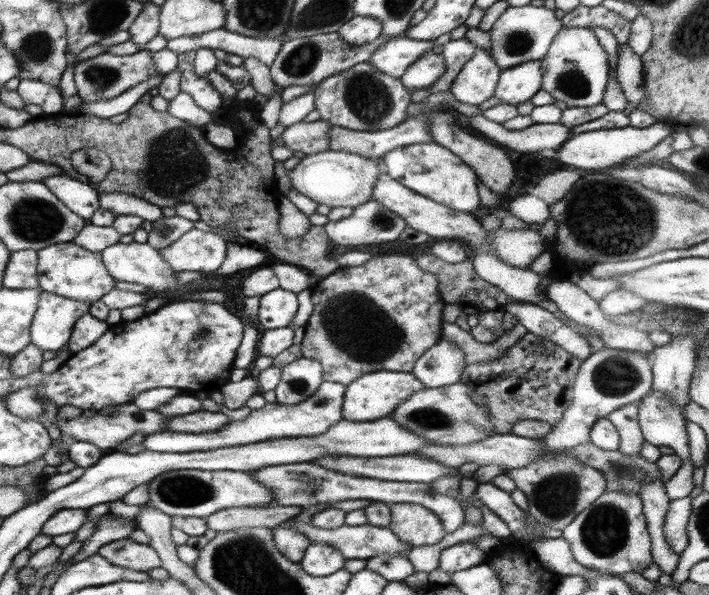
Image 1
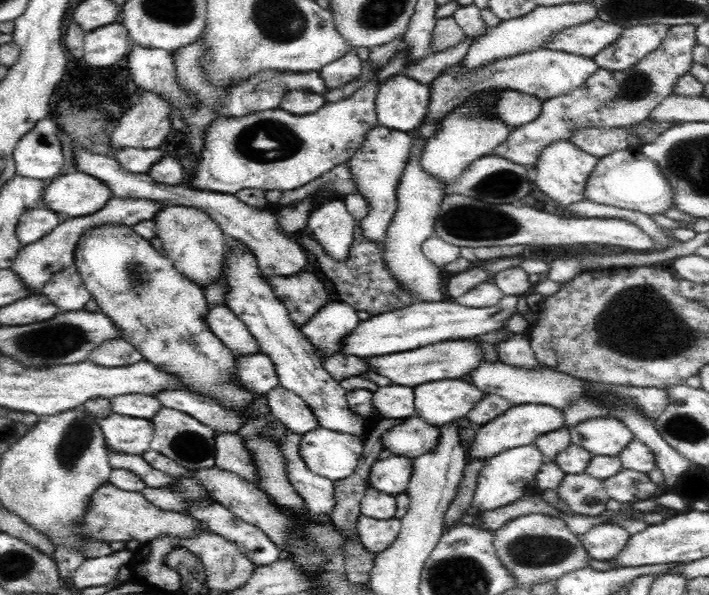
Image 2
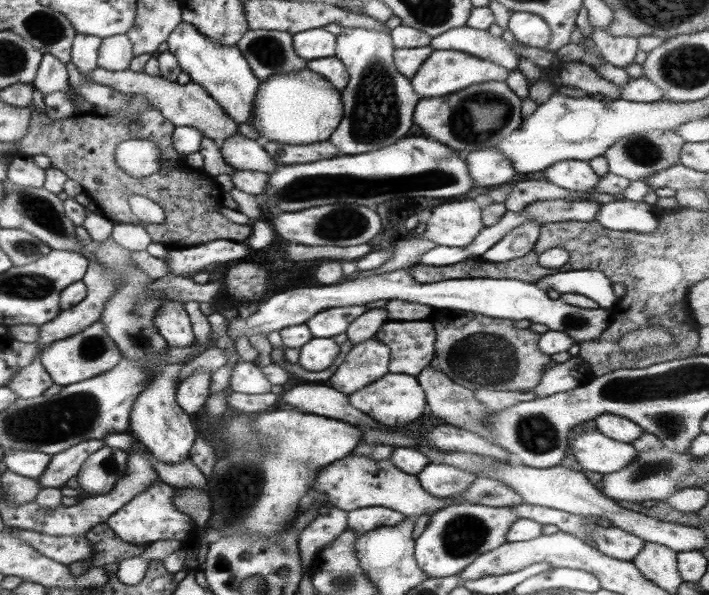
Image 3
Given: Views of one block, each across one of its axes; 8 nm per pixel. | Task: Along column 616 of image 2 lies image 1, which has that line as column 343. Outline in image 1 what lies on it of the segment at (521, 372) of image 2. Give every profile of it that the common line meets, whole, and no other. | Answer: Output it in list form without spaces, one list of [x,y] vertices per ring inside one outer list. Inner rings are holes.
[[[368,372],[352,380],[343,393],[341,418],[349,422],[369,422],[389,416],[408,396],[423,390],[424,386],[411,373]]]

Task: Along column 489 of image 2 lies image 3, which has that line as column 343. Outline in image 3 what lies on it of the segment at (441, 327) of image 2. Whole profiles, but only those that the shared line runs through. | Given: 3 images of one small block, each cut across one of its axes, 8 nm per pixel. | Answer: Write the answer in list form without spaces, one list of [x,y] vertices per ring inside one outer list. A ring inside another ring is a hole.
[[[367,304],[329,308],[317,312],[304,324],[308,327],[312,338],[333,338],[345,333],[352,320],[366,310],[369,310]]]

